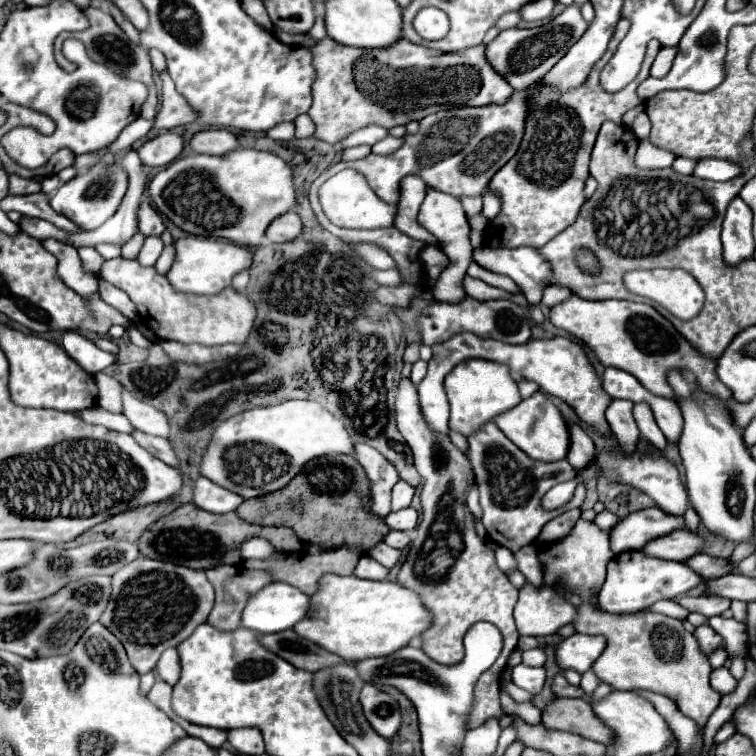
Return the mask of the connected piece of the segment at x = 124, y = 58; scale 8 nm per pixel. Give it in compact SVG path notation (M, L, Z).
M86 8L82 10L84 16L88 18L90 26L82 32L62 32L56 42L54 42L54 56L56 56L56 62L66 70L66 72L72 72L72 62L68 62L64 56L62 56L62 42L66 38L78 38L80 42L84 42L86 46L86 52L88 56L94 60L94 62L100 62L104 66L108 66L110 70L114 70L116 74L120 76L126 76L126 78L132 78L132 80L140 80L148 86L148 98L142 106L142 112L140 116L142 118L154 118L156 116L156 106L158 106L158 96L156 96L156 86L154 86L154 70L152 70L152 64L150 64L150 58L148 58L148 50L144 50L142 46L134 44L124 32L122 28L112 20L110 14L102 12L102 10L96 10L96 8Z

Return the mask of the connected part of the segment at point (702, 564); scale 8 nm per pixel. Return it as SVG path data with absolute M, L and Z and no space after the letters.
M694 554L692 558L686 560L686 564L688 564L694 572L698 572L700 576L704 576L706 580L734 572L732 566L728 564L728 560L724 562L724 560L720 560L720 558L712 558L712 556L708 556L708 554Z

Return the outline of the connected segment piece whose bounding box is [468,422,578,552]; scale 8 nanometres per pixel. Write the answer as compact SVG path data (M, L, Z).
M494 422L484 424L476 434L472 434L468 438L468 444L470 444L468 458L476 474L476 482L480 490L482 522L484 522L488 538L494 544L504 546L512 552L516 552L518 548L526 544L532 544L538 538L542 526L562 514L562 510L546 512L540 506L542 496L552 486L578 478L578 472L566 460L546 464L546 462L528 458L518 446L514 446L502 434L502 430Z

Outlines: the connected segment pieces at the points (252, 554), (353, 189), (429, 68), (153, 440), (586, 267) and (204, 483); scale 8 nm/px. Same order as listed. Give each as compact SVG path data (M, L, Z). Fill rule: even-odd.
M260 538L244 542L244 546L240 548L240 556L244 560L248 560L248 558L268 558L272 552L274 552L274 546L266 540L260 540Z
M342 170L330 180L326 180L320 186L320 204L324 208L324 214L336 224L344 228L386 228L394 224L396 206L380 202L376 194L372 194L372 188L368 186L364 174L356 170Z
M332 38L320 40L316 46L310 48L312 52L312 66L316 68L316 80L312 84L312 108L308 116L316 124L316 138L336 144L346 138L350 132L376 124L382 128L392 128L398 124L406 124L410 120L422 120L428 114L438 110L450 108L464 108L464 106L490 106L490 104L504 104L512 96L512 86L504 82L500 74L492 70L492 66L484 58L484 46L474 46L468 50L442 54L432 52L430 48L418 46L408 42L406 38L396 40L386 50L364 50L356 46L344 46L334 42Z
M134 430L132 436L136 438L136 442L140 446L144 446L144 450L148 450L152 456L156 456L158 460L166 462L168 466L176 466L176 456L174 456L174 450L170 446L170 442L166 442L166 438L156 438L156 436L150 436L150 434L144 434L142 430Z
M580 250L578 252L578 262L582 264L584 272L600 272L600 264L596 262L596 256L590 250Z
M200 476L196 480L196 486L194 486L194 496L192 496L192 502L206 510L206 512L212 512L212 514L224 514L224 512L232 512L236 510L244 498L240 498L238 494L226 490L226 488L220 488L218 484L210 482L208 478Z

